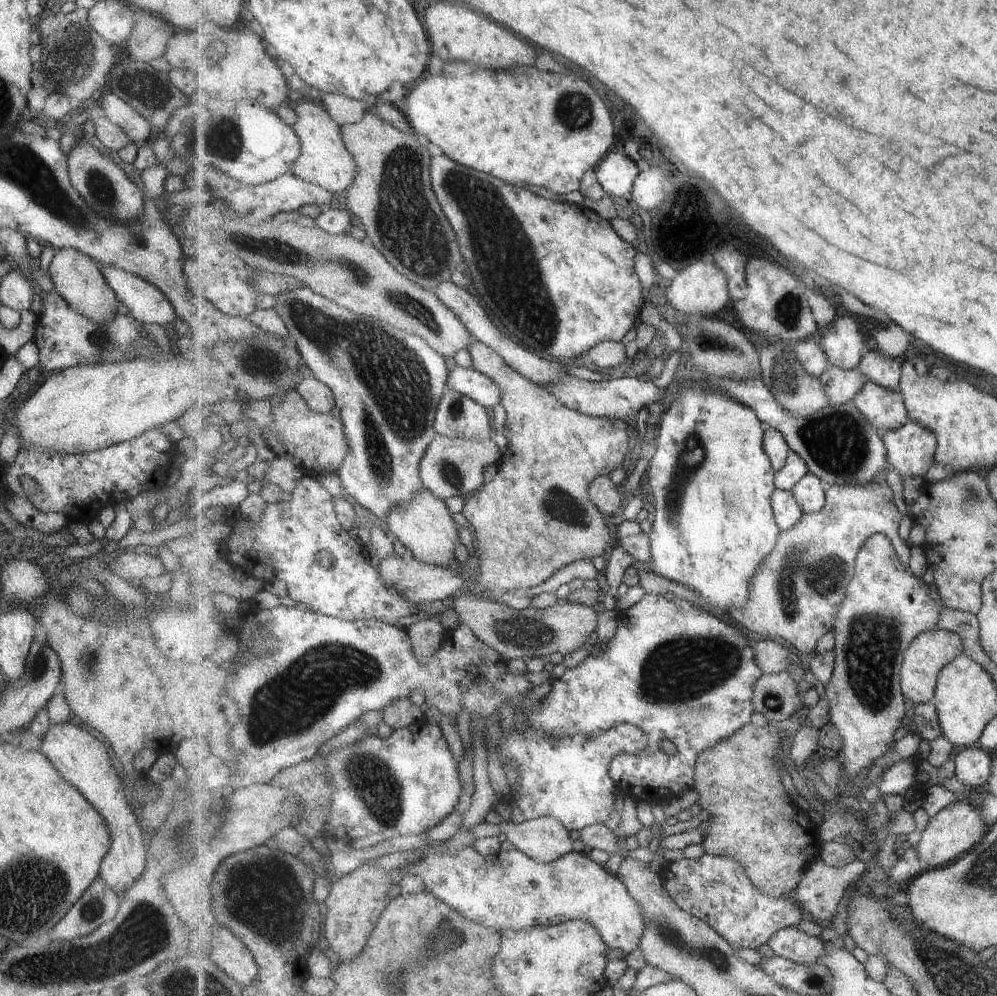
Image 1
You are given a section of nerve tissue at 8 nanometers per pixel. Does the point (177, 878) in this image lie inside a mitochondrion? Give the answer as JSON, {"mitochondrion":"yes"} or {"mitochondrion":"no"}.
{"mitochondrion":"no"}

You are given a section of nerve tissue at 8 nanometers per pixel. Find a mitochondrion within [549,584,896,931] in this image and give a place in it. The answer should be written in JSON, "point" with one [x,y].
{"point":[677,671]}

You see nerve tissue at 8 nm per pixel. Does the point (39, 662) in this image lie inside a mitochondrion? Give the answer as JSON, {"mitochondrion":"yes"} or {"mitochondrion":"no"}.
{"mitochondrion":"yes"}

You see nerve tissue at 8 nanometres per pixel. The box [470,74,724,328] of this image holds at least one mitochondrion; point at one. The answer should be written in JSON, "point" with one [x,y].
{"point":[576,110]}

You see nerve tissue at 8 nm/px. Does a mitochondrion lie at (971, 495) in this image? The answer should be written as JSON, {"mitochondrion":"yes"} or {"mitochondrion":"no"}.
{"mitochondrion":"yes"}

